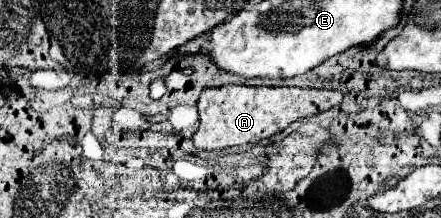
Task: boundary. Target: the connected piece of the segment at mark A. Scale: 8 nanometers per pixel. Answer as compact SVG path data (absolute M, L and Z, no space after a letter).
M225 84L217 88L207 88L199 96L199 116L201 124L191 136L195 148L199 150L221 150L229 146L255 144L261 142L289 124L303 120L307 116L325 112L343 100L339 90L315 90L315 88L273 88L273 86L235 86Z

